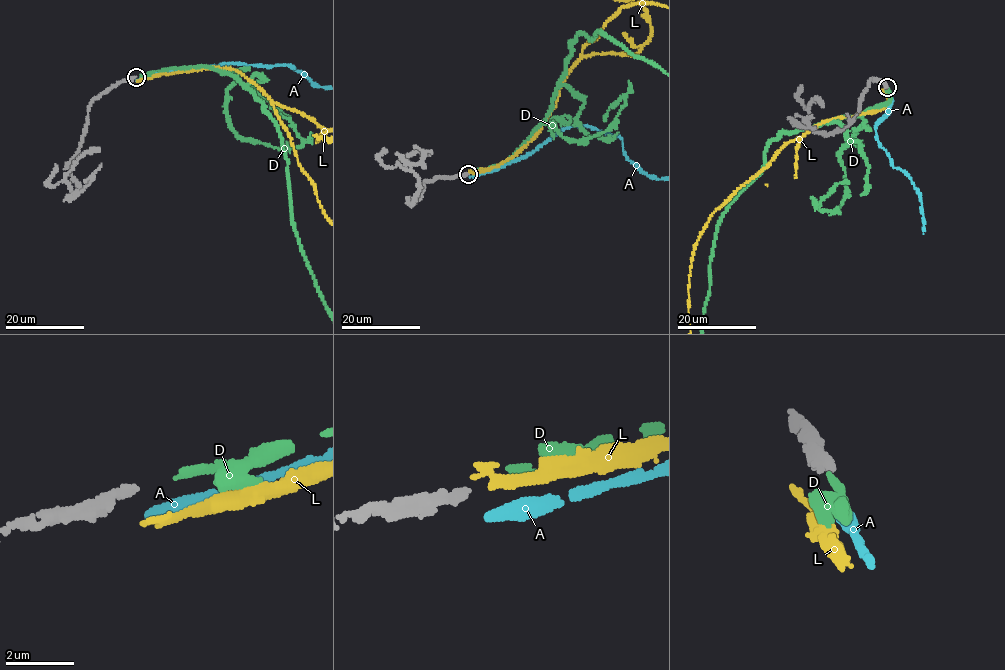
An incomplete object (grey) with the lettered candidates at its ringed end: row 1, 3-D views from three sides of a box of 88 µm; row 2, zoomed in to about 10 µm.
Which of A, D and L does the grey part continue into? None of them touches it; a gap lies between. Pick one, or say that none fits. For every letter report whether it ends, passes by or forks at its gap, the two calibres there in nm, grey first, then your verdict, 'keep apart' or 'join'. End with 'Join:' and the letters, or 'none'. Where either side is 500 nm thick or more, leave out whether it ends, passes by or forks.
A: it ends; calibres 240 and 400 nm; keep apart
D: it ends; calibres 240 and 280 nm; join
L: it ends; calibres 240 and 260 nm; keep apart
Join: D

